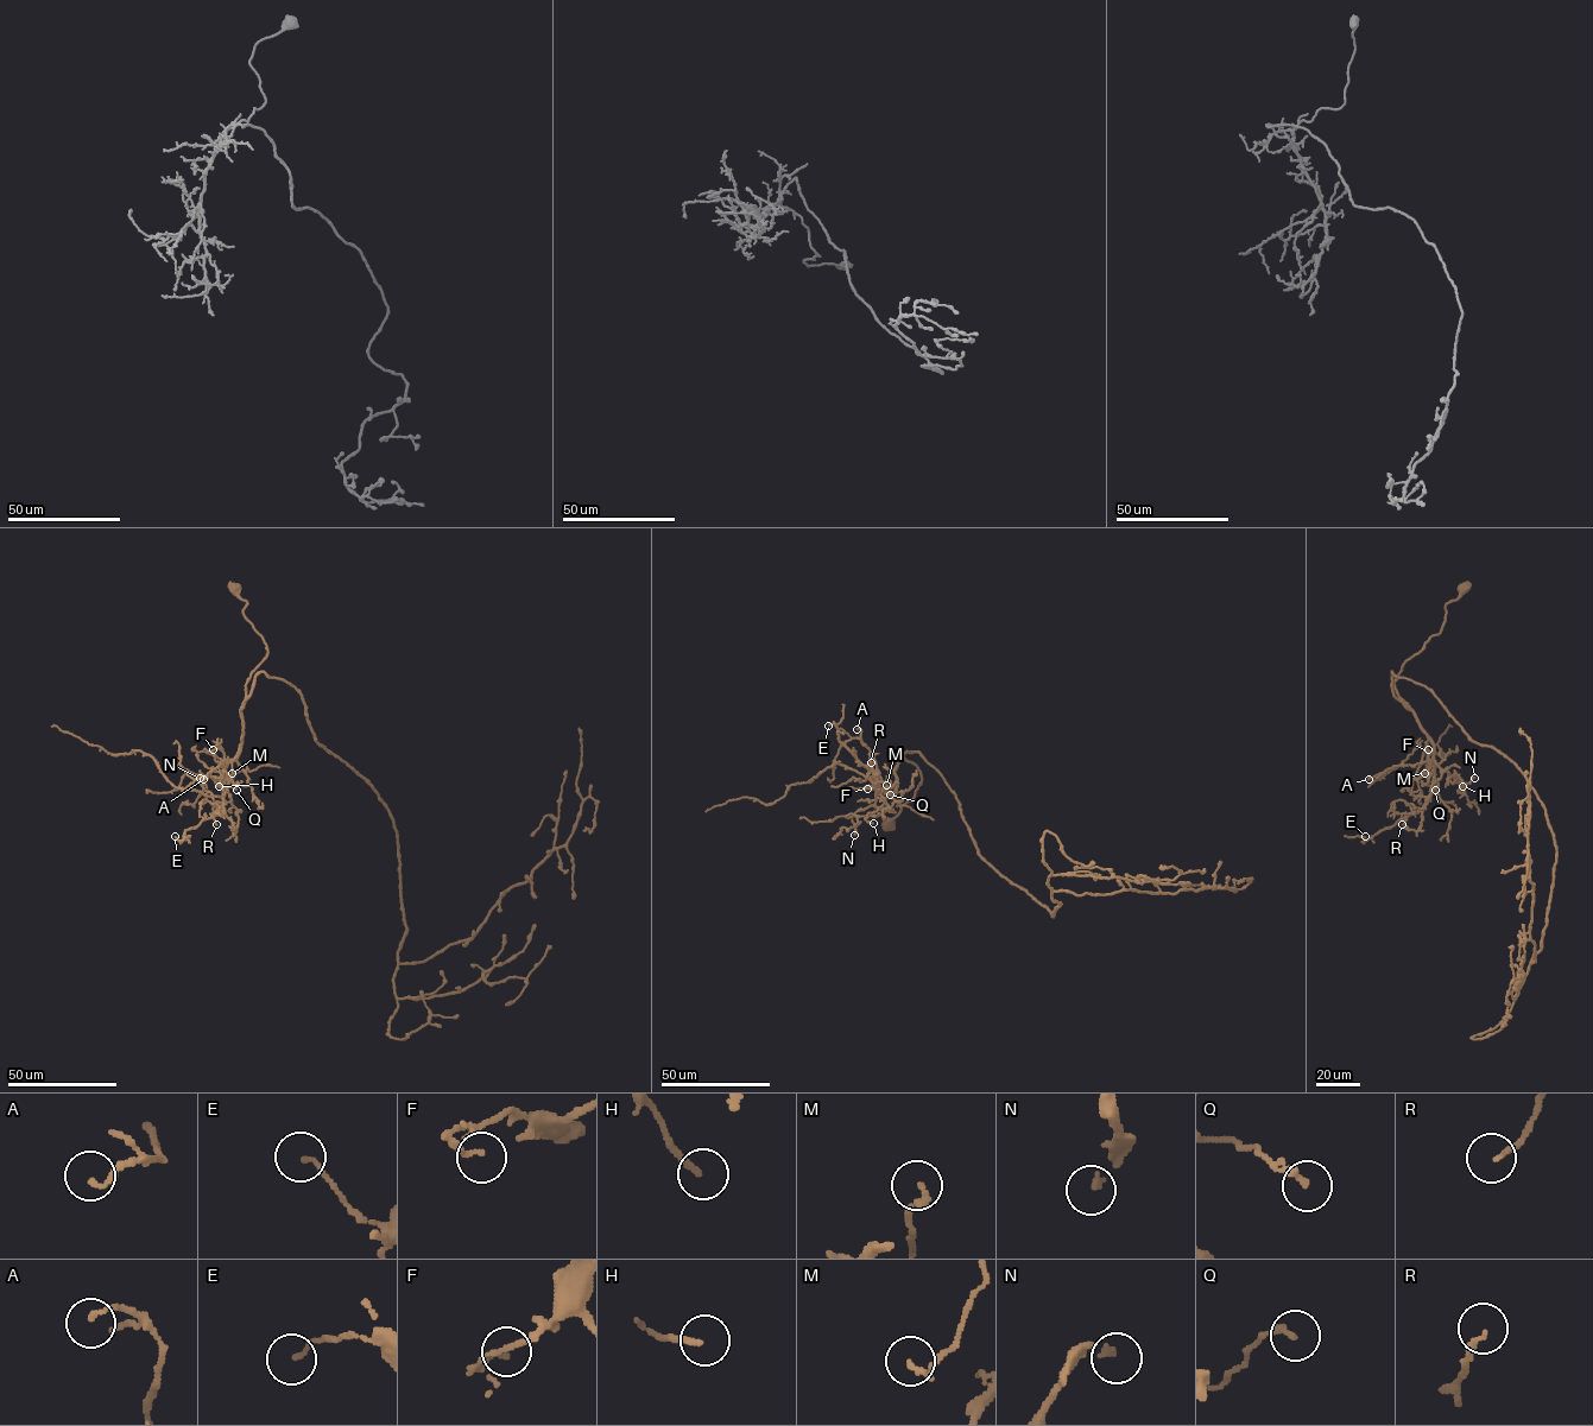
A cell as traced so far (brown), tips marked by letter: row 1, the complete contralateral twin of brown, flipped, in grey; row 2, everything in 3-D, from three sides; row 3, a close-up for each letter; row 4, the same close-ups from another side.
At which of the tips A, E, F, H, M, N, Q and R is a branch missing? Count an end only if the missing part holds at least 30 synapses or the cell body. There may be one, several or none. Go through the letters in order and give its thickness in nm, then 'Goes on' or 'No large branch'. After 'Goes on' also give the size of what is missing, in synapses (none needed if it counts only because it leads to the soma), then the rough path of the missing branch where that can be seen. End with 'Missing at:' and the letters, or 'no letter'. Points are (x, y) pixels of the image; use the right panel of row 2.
A: Thickness 150 nm. No large branch
E: Thickness 120 nm. No large branch
F: Thickness 130 nm. No large branch
H: Thickness 180 nm. No large branch
M: Thickness 180 nm. No large branch
N: Thickness 140 nm. Goes on. Roughly 30 synapses. Course of what is missing: (1474, 778), (1481, 778), (1483, 785), (1489, 781), (1481, 787), (1478, 824), (1473, 828), (1470, 841)
Q: Thickness 200 nm. No large branch
R: Thickness 150 nm. No large branch
Missing at: N

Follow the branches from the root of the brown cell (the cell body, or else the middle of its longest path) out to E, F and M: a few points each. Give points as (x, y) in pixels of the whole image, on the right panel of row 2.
E: (1462, 588), (1446, 604), (1440, 632), (1405, 661), (1395, 682), (1433, 745), (1433, 792), (1421, 810), (1365, 836)
F: (1462, 588), (1446, 604), (1440, 632), (1405, 661), (1395, 682), (1433, 745), (1430, 760), (1424, 749), (1428, 749)
M: (1462, 588), (1446, 604), (1440, 632), (1405, 661), (1395, 682), (1433, 745), (1433, 760), (1424, 773)

